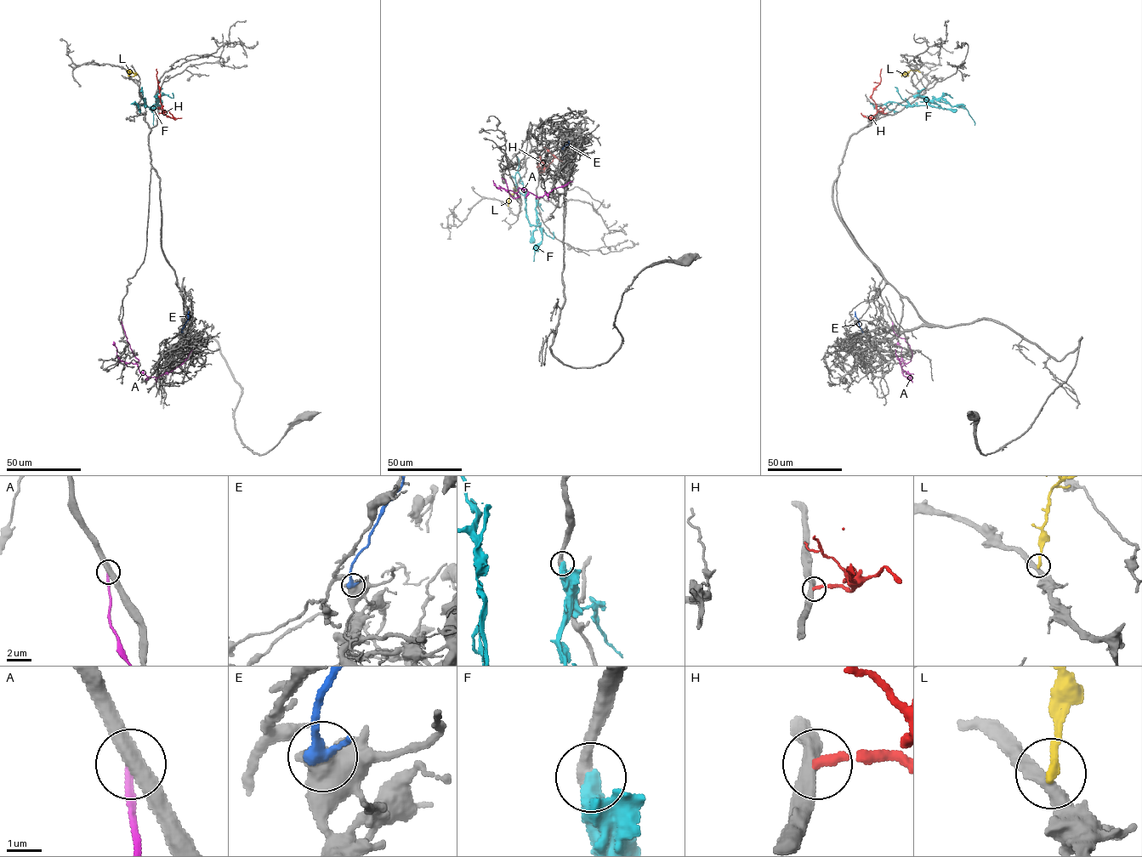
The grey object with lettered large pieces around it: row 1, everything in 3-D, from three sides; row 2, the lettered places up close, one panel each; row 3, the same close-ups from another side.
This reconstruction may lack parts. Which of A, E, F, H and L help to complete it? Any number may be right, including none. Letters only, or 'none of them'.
H

